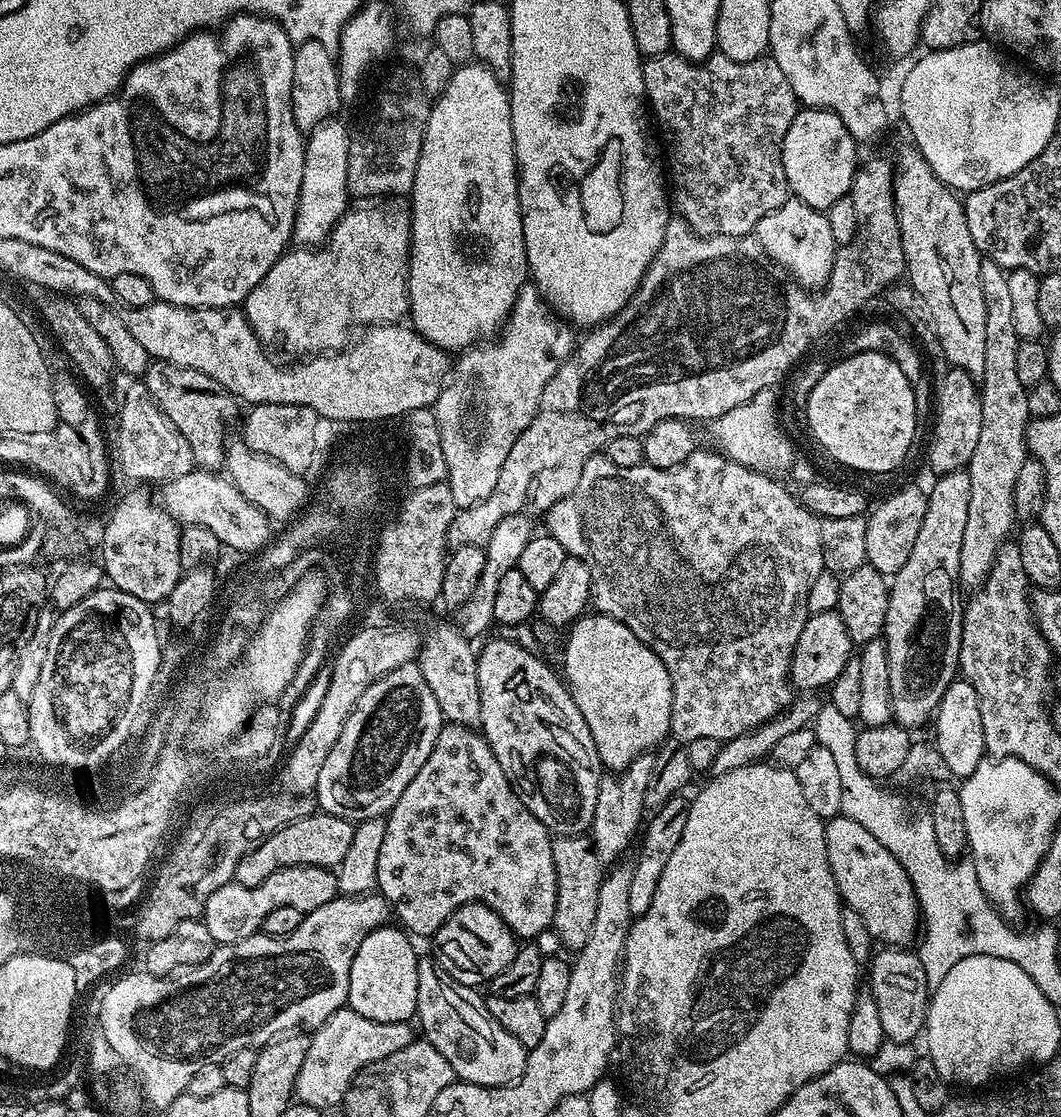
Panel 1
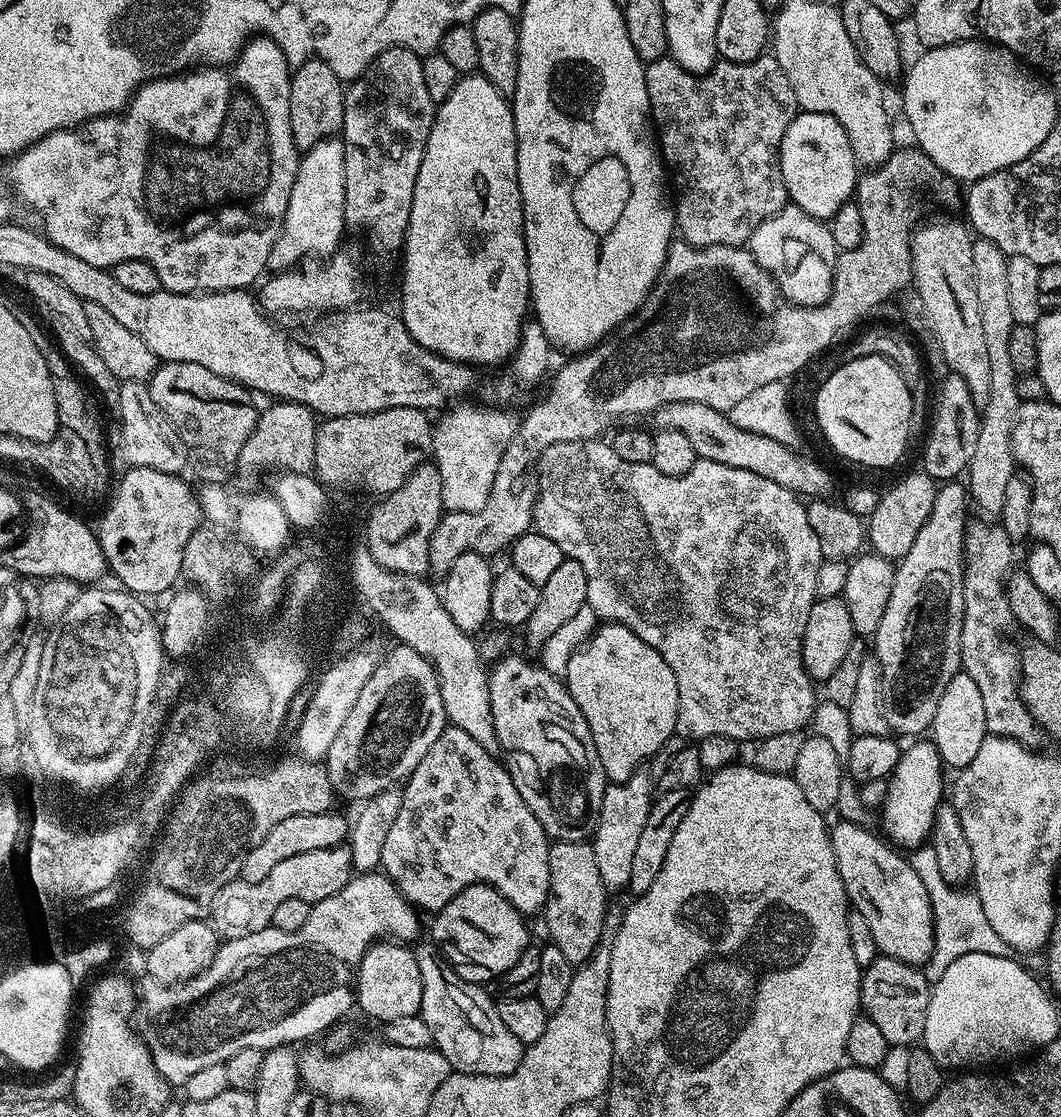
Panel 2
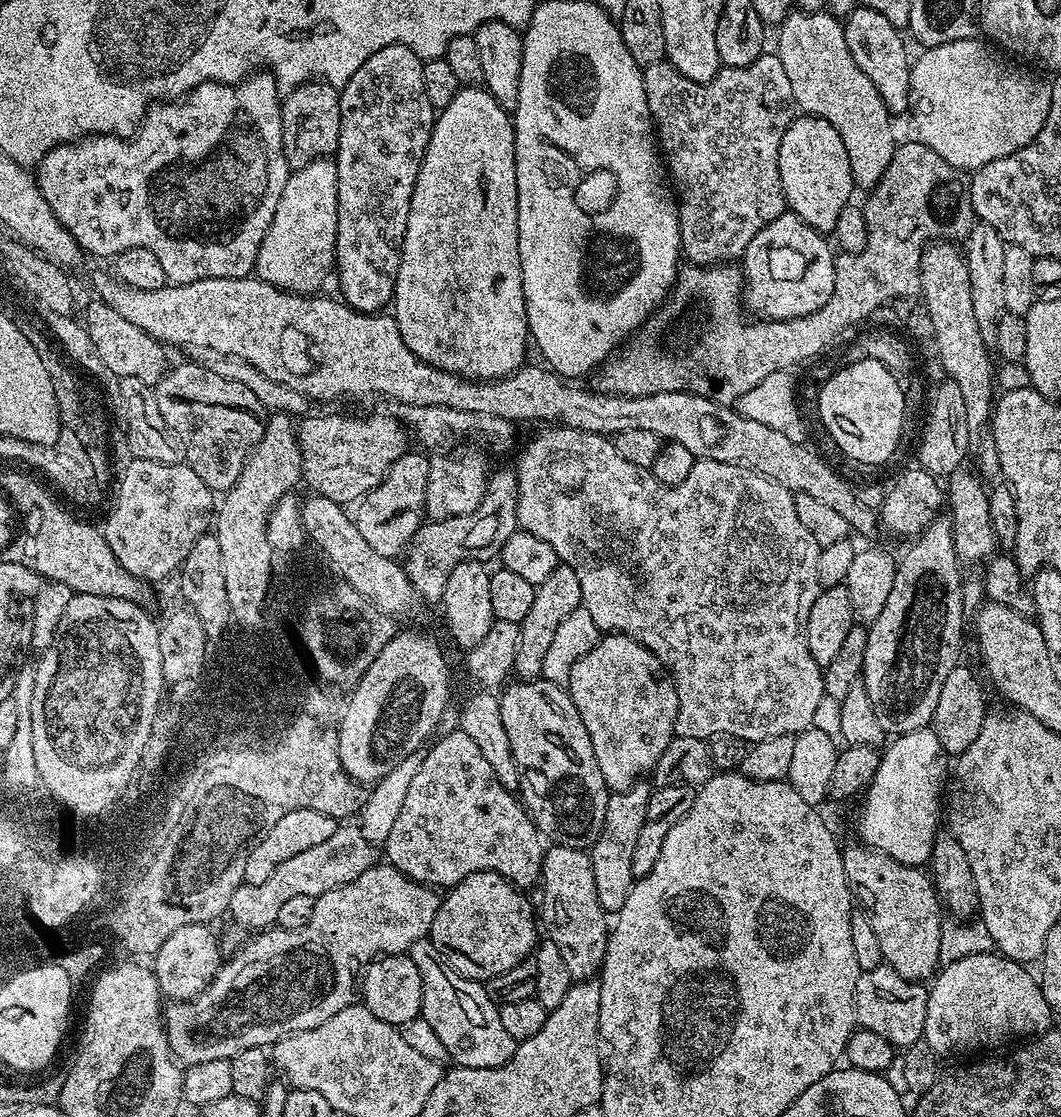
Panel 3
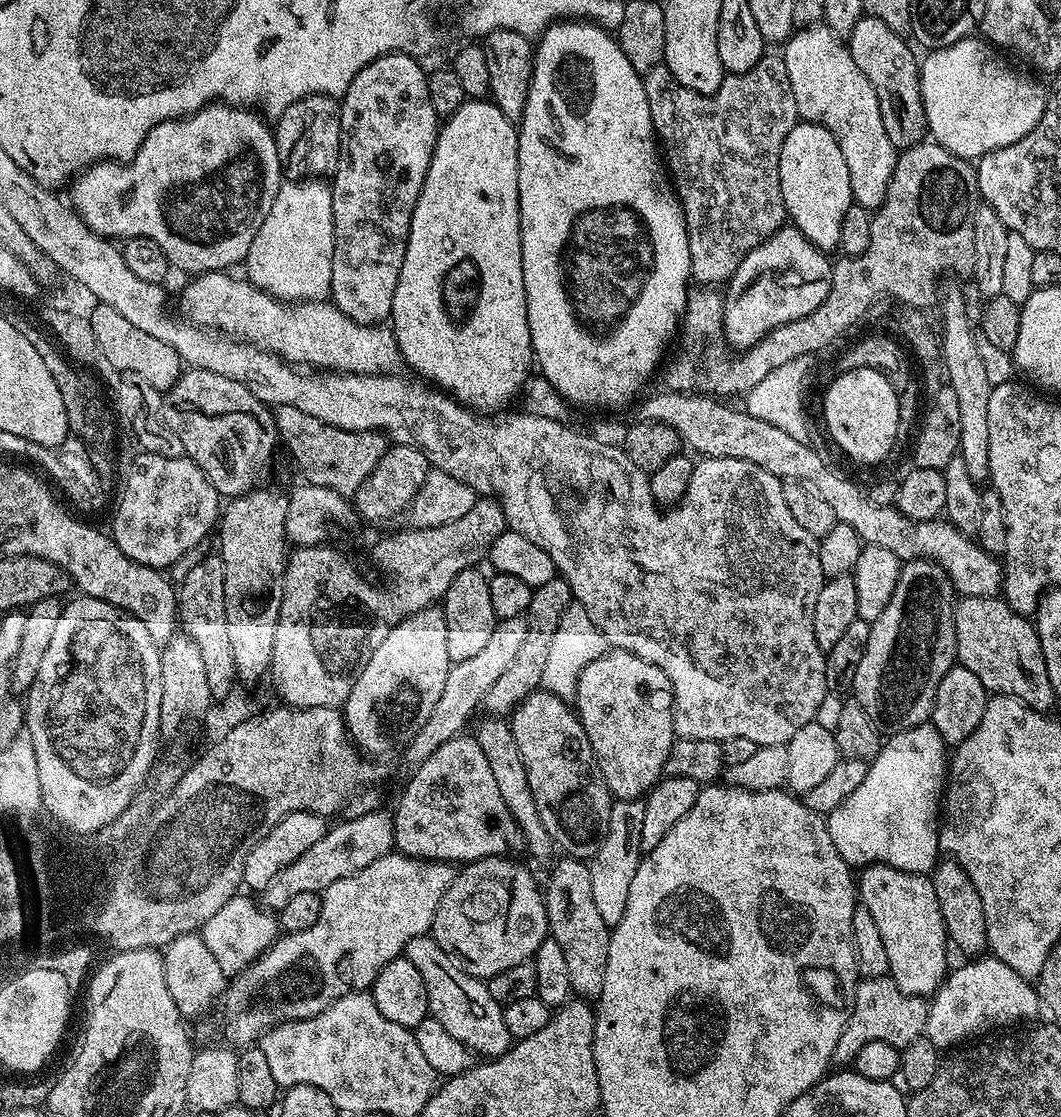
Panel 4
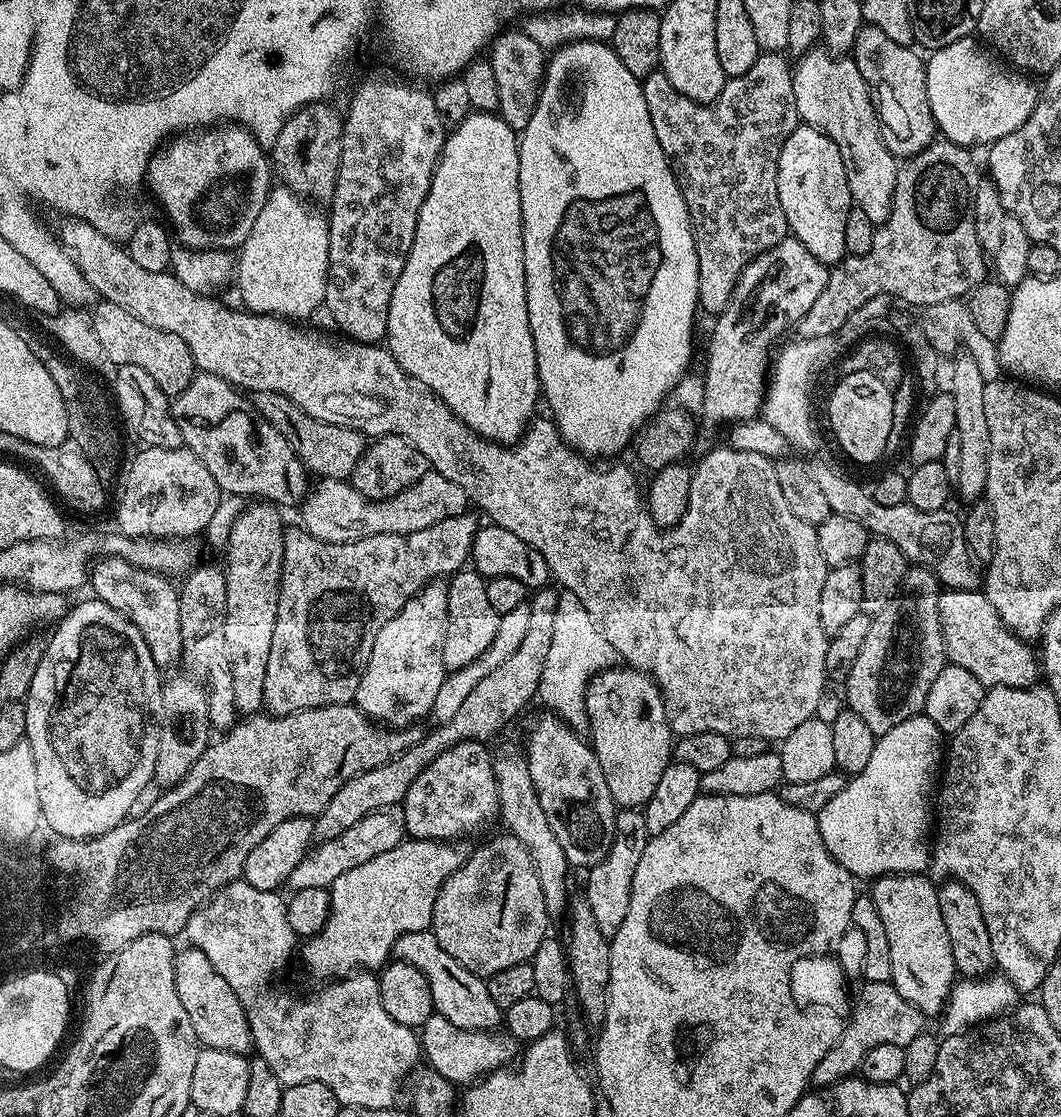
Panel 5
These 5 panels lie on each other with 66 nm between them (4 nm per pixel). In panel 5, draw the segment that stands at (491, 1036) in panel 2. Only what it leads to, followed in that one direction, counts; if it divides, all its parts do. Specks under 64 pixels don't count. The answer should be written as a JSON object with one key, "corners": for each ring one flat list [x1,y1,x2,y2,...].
{"corners":[[432,931,402,934,402,938,394,942,392,956,414,966,414,970,422,970,426,982,430,982,435,1015,446,1018,446,1022,454,1022,454,1026,462,1030,471,1032,491,1032,501,1027,502,1009,494,1006,494,998,490,998,487,983,470,970,466,970,462,962,450,958,450,954,446,954,446,950,438,946,438,938,434,938]]}

